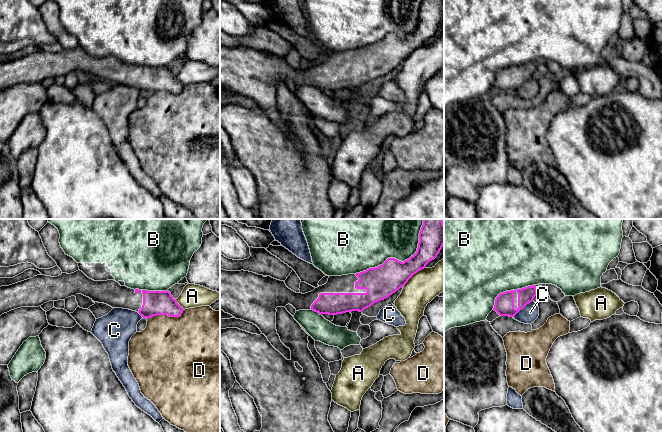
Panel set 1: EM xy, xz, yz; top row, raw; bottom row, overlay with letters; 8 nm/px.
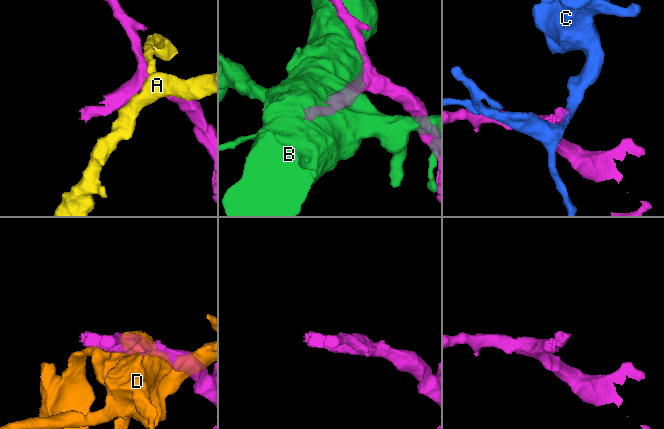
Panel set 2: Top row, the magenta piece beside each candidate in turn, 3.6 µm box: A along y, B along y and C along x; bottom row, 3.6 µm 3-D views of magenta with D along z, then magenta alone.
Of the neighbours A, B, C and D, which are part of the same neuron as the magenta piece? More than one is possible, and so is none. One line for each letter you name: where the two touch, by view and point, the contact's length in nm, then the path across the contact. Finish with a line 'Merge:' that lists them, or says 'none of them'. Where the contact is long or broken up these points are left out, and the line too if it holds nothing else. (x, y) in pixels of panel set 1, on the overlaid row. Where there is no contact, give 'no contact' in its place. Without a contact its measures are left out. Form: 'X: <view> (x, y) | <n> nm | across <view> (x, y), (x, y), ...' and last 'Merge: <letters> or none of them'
Merge: none of them

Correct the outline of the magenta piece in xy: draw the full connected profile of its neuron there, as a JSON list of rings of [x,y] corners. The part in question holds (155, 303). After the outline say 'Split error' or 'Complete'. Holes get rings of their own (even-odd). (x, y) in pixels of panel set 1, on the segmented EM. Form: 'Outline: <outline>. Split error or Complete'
Outline: [[[82,271],[57,277],[37,275],[0,287],[0,316],[21,307],[39,307],[49,301],[65,300],[82,294],[112,308],[138,312],[143,318],[157,315],[180,317],[184,309],[167,291],[147,291],[121,286],[114,280],[94,281]]]. Split error

